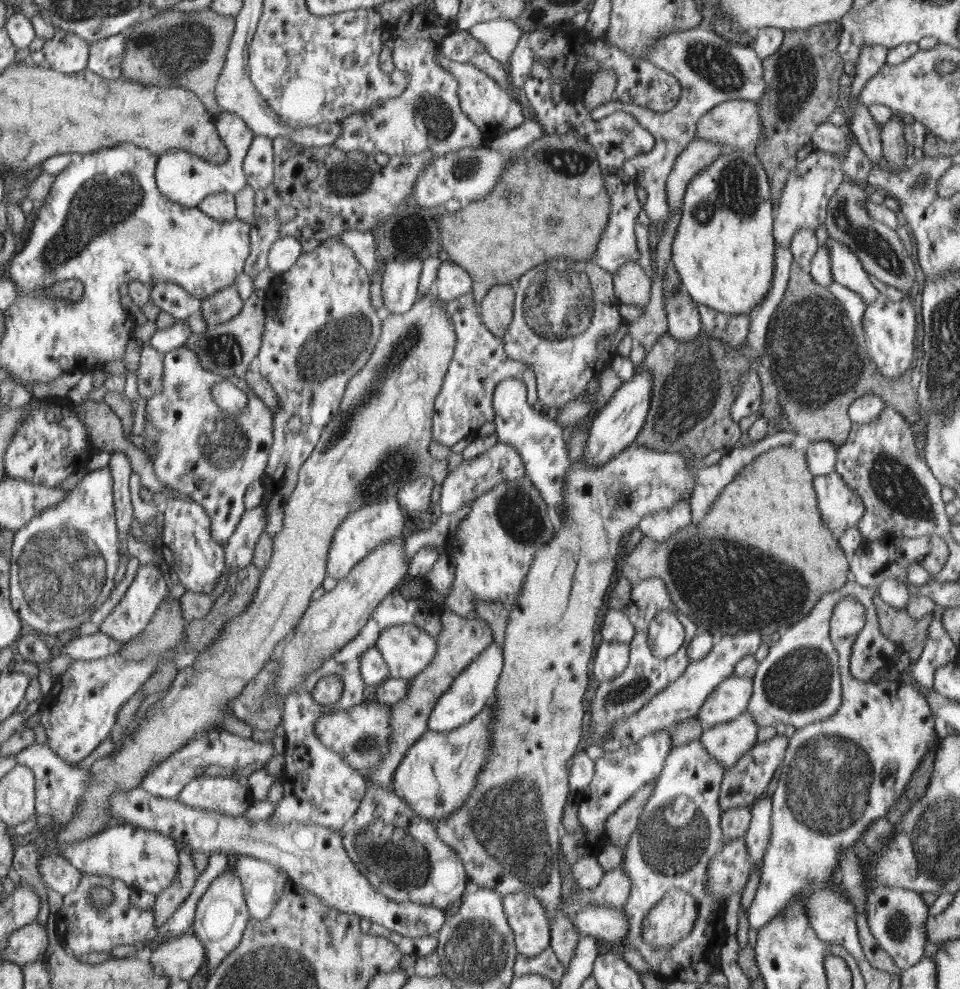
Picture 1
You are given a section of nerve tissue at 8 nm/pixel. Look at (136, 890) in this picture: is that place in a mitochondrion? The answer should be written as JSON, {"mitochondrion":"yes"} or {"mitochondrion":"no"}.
{"mitochondrion":"no"}

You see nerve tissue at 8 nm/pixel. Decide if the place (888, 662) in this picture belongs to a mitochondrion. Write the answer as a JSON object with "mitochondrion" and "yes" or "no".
{"mitochondrion":"no"}

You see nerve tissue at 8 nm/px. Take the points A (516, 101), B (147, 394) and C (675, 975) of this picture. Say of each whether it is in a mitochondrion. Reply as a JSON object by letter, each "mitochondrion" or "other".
{"A":"other","B":"other","C":"other"}

